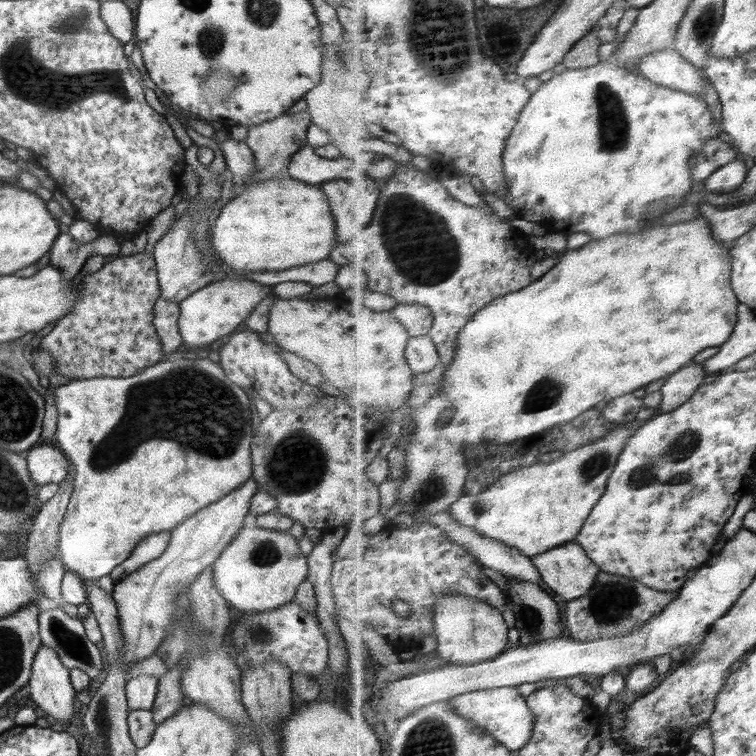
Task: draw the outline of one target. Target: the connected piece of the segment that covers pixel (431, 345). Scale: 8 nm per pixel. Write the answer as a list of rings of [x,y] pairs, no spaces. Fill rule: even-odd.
[[[429,335],[413,337],[408,345],[407,357],[414,374],[433,371],[442,364],[438,345]]]

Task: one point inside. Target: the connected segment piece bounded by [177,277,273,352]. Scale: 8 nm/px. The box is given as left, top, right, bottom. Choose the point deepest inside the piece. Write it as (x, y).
(209, 314)

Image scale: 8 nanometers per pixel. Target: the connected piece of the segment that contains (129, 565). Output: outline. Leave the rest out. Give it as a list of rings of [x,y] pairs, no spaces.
[[[162,531],[159,533],[150,533],[136,543],[136,547],[128,558],[122,563],[114,567],[110,576],[114,583],[122,580],[126,575],[138,570],[143,564],[160,557],[170,541],[170,531]]]

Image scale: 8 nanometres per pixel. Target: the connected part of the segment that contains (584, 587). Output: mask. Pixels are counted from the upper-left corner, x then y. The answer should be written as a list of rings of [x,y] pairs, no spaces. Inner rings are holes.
[[[578,542],[548,550],[533,559],[543,580],[567,602],[590,594],[602,571]]]

